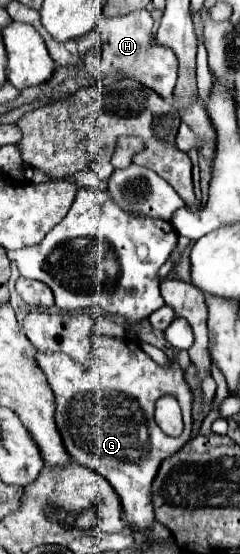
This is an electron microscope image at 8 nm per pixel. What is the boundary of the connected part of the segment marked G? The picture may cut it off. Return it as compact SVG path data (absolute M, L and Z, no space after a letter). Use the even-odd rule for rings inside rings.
M93 336L93 360L89 368L71 362L65 354L39 354L37 364L47 374L55 394L55 422L61 432L67 452L103 478L109 480L119 494L125 520L131 530L147 530L153 516L151 482L161 462L179 452L191 438L193 426L193 394L185 382L177 362L171 366L155 364L137 342ZM163 396L173 396L181 410L185 430L181 436L167 436L155 422L155 402Z

